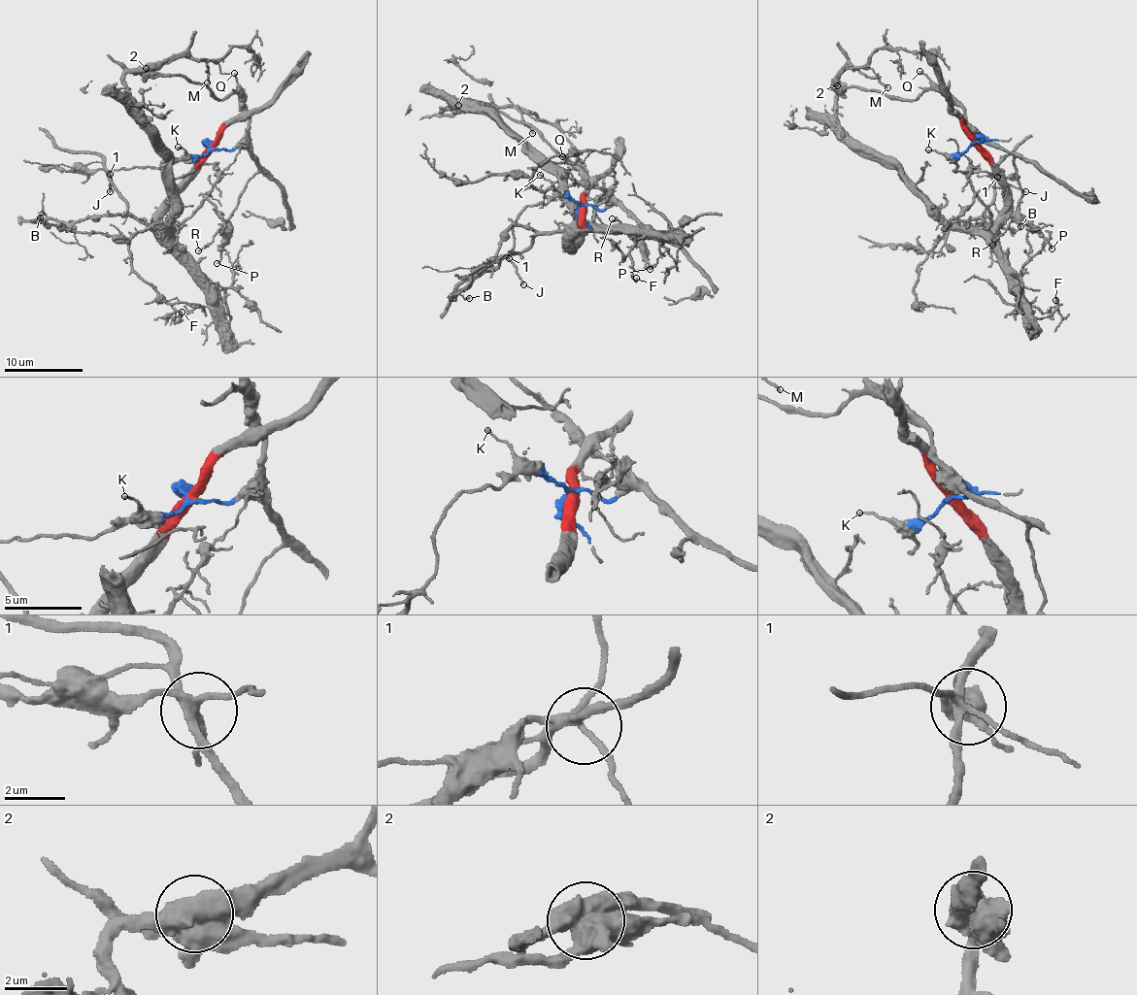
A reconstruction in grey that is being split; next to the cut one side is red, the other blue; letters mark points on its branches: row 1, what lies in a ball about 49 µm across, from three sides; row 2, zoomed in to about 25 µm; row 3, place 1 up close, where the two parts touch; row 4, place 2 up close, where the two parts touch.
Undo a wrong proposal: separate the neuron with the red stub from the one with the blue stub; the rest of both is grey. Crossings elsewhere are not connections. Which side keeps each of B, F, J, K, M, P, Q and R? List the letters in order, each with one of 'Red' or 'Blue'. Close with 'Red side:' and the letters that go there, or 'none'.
B: Red
F: Red
J: Blue
K: Blue
M: Red
P: Blue
Q: Blue
R: Blue
Red side: B, F, M

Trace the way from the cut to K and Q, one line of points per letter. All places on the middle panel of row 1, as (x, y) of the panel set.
K: (581, 208), (578, 201), (565, 198), (539, 174)
Q: (581, 208), (596, 206), (603, 210), (608, 198), (605, 191), (562, 156)

